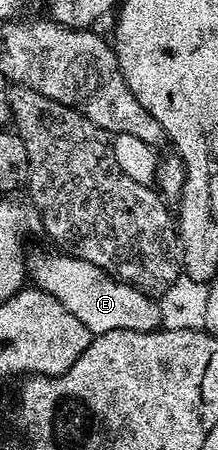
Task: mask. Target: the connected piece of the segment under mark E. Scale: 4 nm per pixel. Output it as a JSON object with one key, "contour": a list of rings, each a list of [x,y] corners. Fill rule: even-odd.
{"contour":[[[62,254],[38,257],[30,263],[28,273],[39,290],[56,297],[92,335],[112,329],[132,329],[138,332],[155,331],[161,326],[161,309],[153,297],[122,283],[91,262],[77,256]]]}

